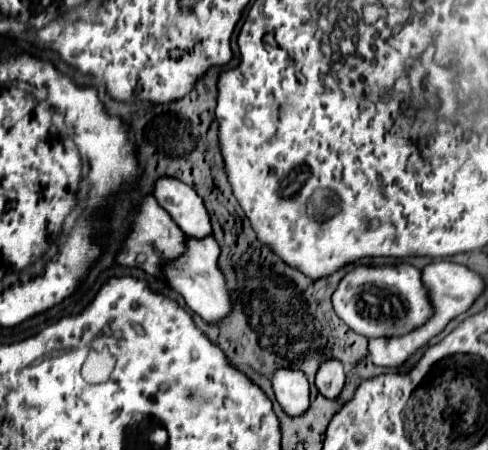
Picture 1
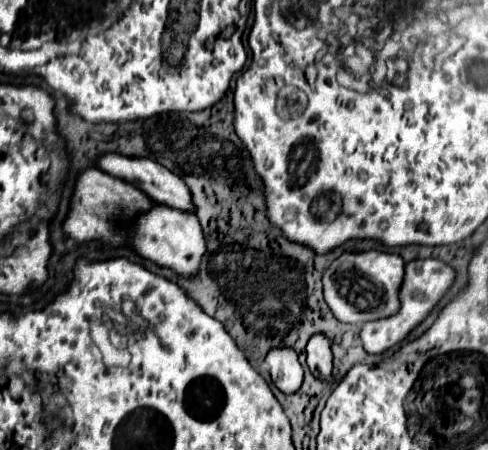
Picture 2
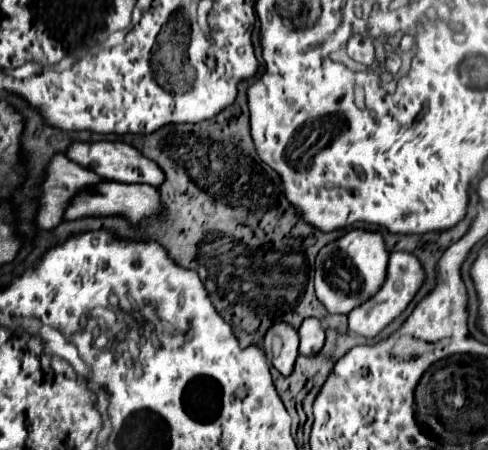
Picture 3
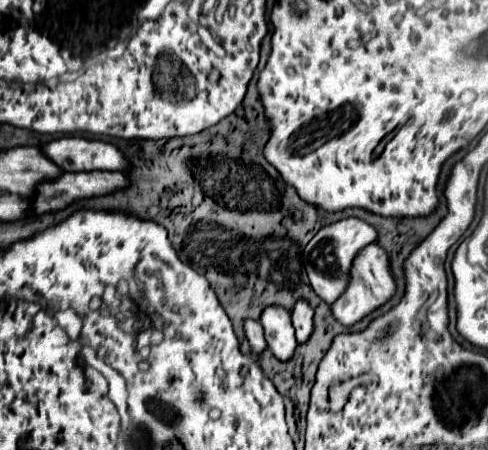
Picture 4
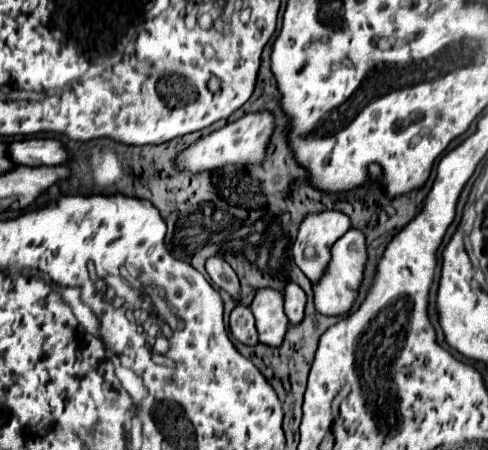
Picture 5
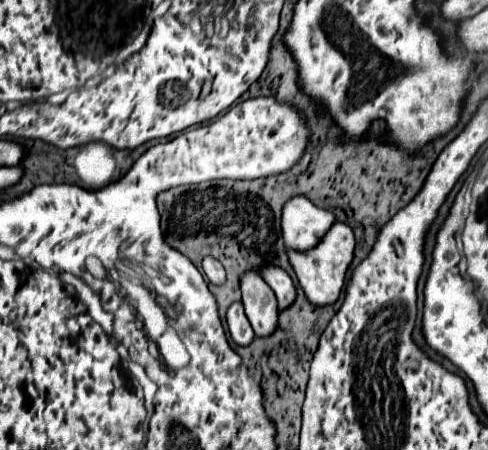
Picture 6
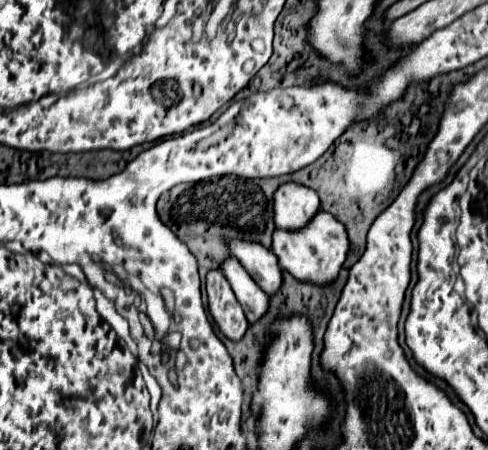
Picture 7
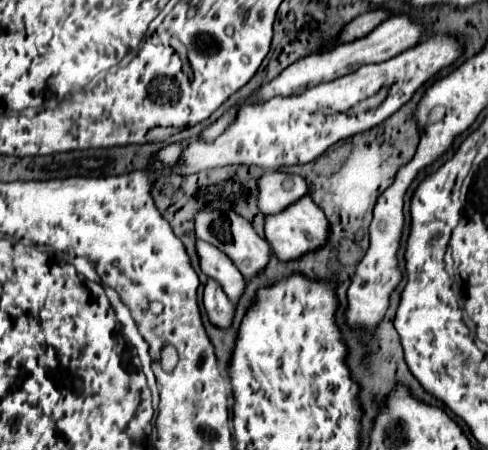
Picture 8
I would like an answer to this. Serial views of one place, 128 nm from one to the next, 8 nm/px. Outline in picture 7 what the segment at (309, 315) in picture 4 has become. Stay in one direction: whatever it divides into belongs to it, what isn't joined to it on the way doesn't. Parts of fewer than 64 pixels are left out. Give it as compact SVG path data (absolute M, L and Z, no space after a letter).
M232 240L230 252L240 260L246 272L266 294L274 296L280 290L282 270L278 266L278 258L274 256L274 252L266 250L258 242L244 242L244 240Z

